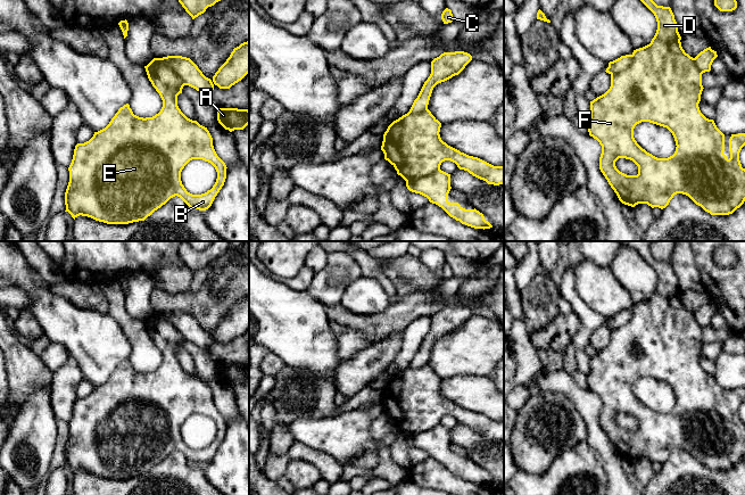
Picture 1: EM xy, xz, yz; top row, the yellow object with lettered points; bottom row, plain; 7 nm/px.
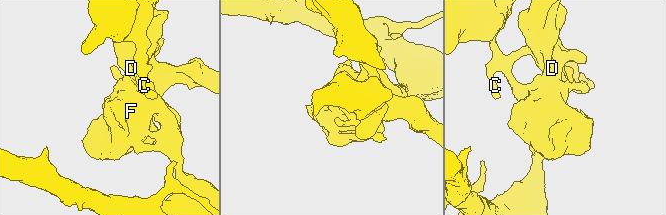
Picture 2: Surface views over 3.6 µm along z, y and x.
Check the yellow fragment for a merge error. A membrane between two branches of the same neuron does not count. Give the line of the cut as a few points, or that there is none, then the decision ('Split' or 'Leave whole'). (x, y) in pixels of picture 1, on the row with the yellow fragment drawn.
Split along xz (439, 168), (430, 174), (406, 182). Split

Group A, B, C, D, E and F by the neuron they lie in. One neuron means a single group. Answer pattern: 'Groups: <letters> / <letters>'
Groups: A C / B D E F

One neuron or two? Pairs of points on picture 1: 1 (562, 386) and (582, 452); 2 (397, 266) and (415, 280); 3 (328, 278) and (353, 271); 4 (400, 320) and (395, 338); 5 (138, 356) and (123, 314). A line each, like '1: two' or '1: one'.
1: two
2: one
3: one
4: two
5: one

